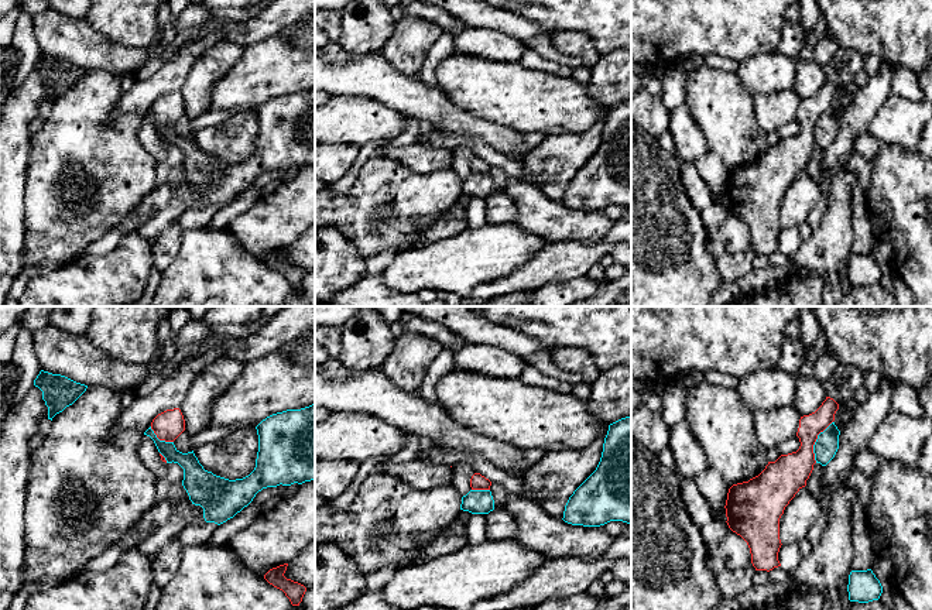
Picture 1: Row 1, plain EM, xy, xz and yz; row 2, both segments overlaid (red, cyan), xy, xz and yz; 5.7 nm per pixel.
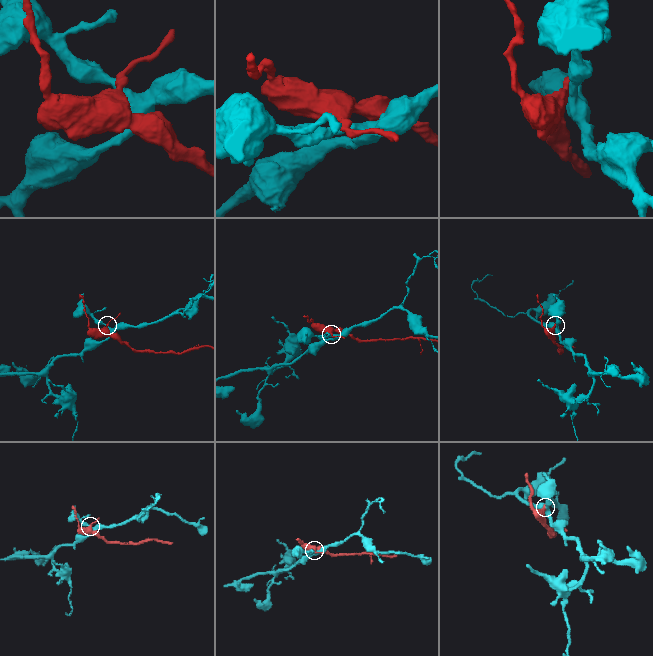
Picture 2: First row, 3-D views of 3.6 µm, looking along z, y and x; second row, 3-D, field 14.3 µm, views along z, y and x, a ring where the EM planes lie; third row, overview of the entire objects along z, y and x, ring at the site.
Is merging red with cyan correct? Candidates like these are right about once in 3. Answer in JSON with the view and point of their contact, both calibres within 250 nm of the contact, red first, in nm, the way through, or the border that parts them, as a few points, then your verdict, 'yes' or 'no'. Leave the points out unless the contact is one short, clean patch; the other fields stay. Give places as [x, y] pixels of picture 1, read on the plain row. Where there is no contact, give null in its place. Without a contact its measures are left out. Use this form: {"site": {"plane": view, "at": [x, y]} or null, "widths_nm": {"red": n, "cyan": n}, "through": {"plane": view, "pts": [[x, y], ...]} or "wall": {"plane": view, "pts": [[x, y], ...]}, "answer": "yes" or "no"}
{"site": {"plane": "yz", "at": [815, 124]}, "widths_nm": {"red": 220, "cyan": 140}, "wall": {"plane": "yz", "pts": [[832, 105], [818, 119], [814, 129], [815, 146]]}, "answer": "no"}

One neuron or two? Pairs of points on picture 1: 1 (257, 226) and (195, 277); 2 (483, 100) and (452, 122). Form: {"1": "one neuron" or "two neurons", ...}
{"1": "two neurons", "2": "two neurons"}

